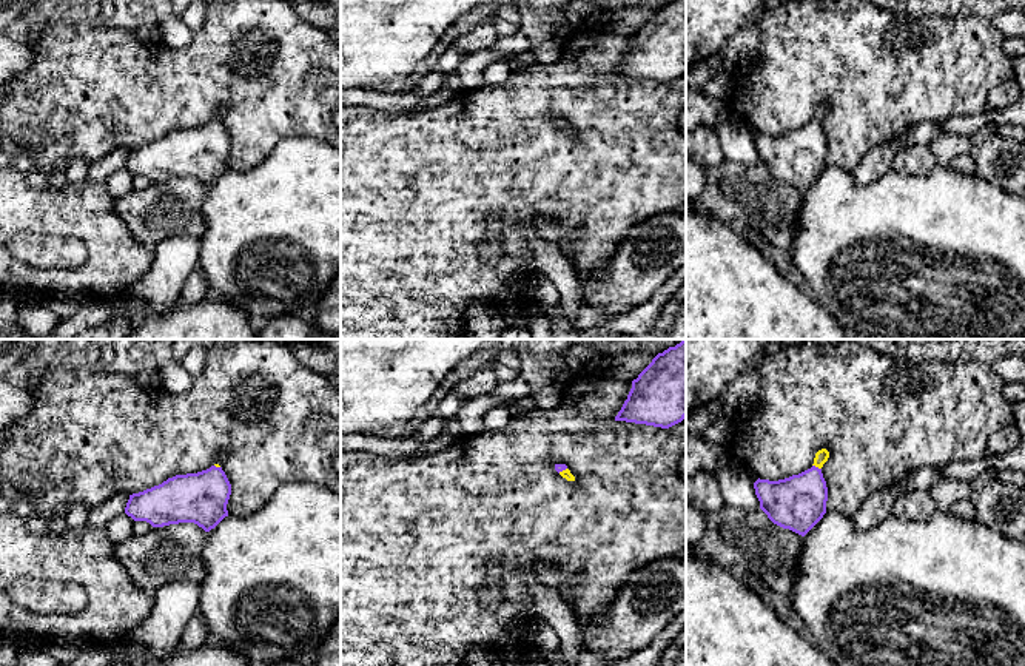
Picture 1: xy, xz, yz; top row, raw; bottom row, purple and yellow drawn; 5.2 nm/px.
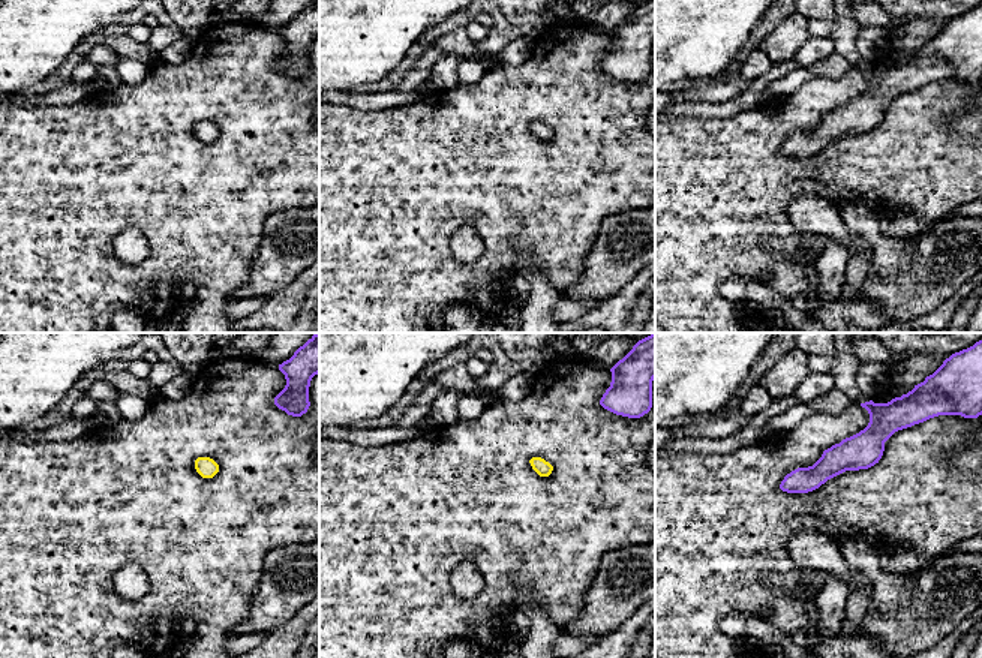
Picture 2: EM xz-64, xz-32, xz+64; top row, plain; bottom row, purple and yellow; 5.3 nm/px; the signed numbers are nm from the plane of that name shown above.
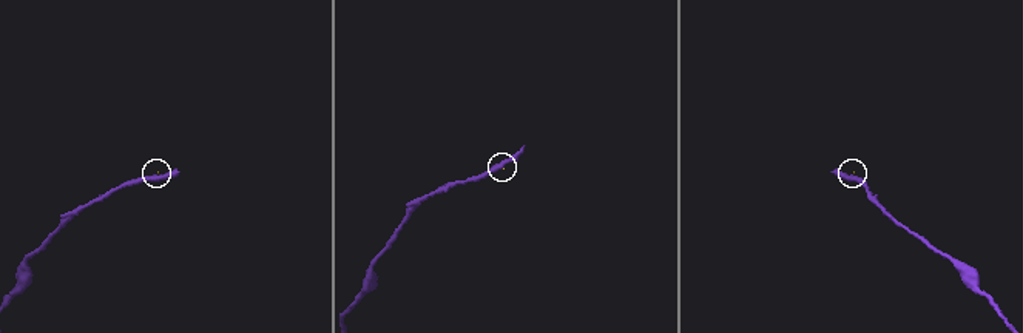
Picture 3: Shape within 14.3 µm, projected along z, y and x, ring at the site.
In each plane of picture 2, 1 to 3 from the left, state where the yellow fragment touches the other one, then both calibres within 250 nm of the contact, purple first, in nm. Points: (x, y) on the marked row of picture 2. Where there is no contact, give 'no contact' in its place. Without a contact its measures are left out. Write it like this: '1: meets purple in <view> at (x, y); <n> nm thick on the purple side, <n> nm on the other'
1: no contact
2: no contact
3: no contact

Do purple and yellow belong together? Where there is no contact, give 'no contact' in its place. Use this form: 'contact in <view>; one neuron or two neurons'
contact in yz; one neuron

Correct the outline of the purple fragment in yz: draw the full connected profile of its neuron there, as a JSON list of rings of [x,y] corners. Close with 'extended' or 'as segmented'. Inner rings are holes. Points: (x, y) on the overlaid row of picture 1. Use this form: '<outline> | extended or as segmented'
[[[829,452],[815,453],[811,469],[785,479],[757,479],[754,483],[760,509],[768,518],[783,527],[805,536],[826,513],[828,487],[822,473]]] | extended

